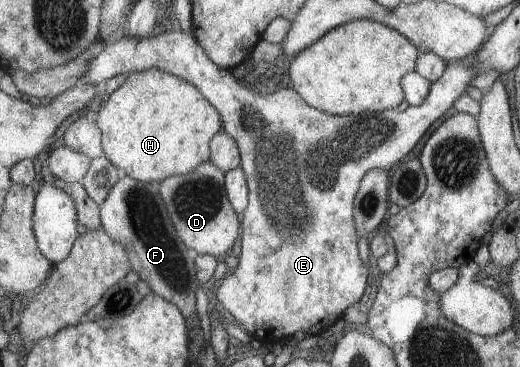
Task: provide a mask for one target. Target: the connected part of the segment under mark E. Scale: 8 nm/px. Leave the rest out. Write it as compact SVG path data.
M175 28L157 36L131 38L124 35L113 44L101 43L94 57L87 62L85 72L79 81L97 84L117 74L143 72L156 68L181 77L196 85L204 97L221 115L223 132L237 144L239 167L245 175L248 188L248 202L241 214L241 245L237 266L225 274L221 284L211 297L214 305L229 312L247 336L262 343L281 344L301 330L308 336L319 335L337 320L343 310L361 298L367 286L367 268L359 260L355 232L353 232L353 194L359 190L360 180L373 168L391 170L423 136L423 132L443 112L447 112L456 98L461 95L473 74L473 58L477 52L446 64L443 74L430 83L425 100L419 106L408 105L399 112L394 109L369 112L361 115L330 115L305 104L304 97L292 88L279 88L276 92L265 93L249 90L239 84L229 69L217 68L205 56L203 48L196 44L192 34L185 34Z

